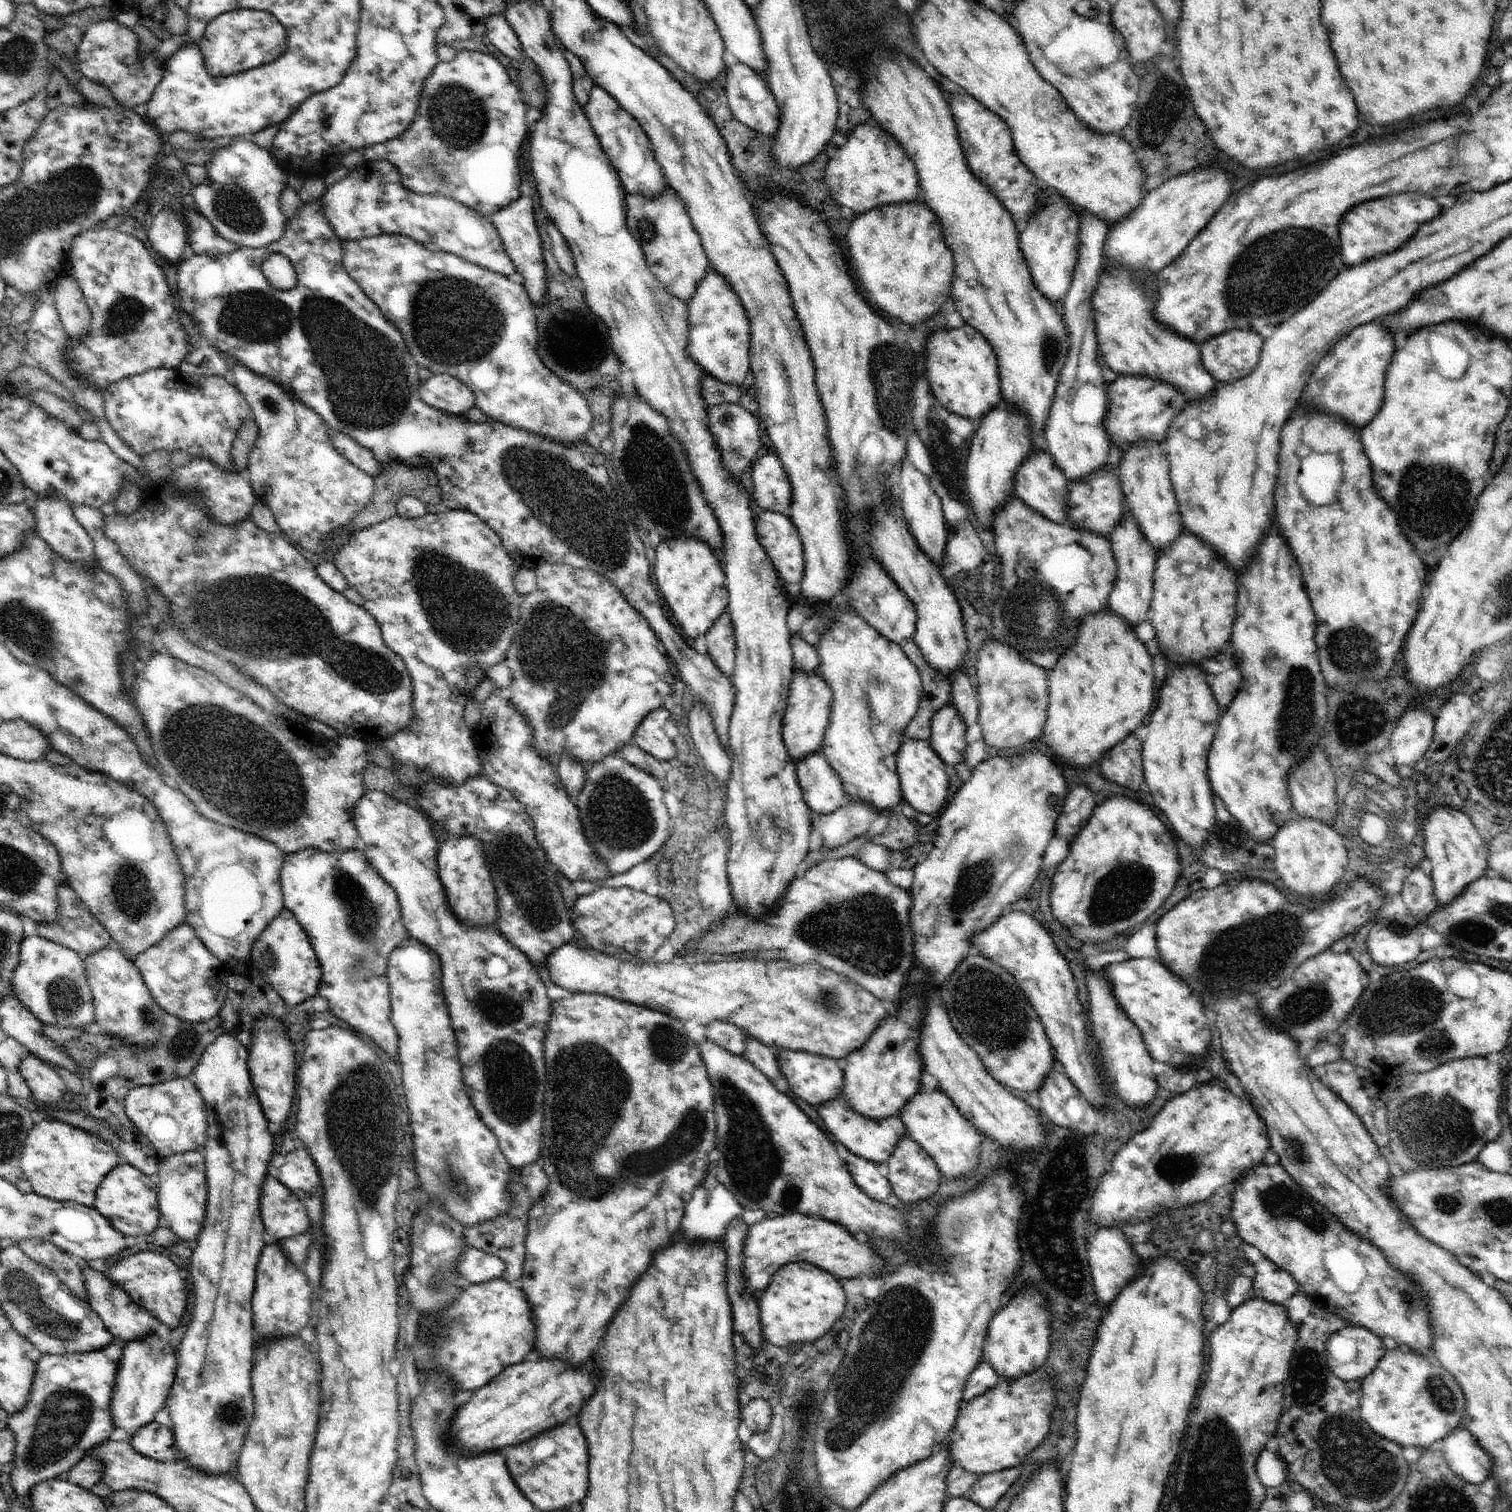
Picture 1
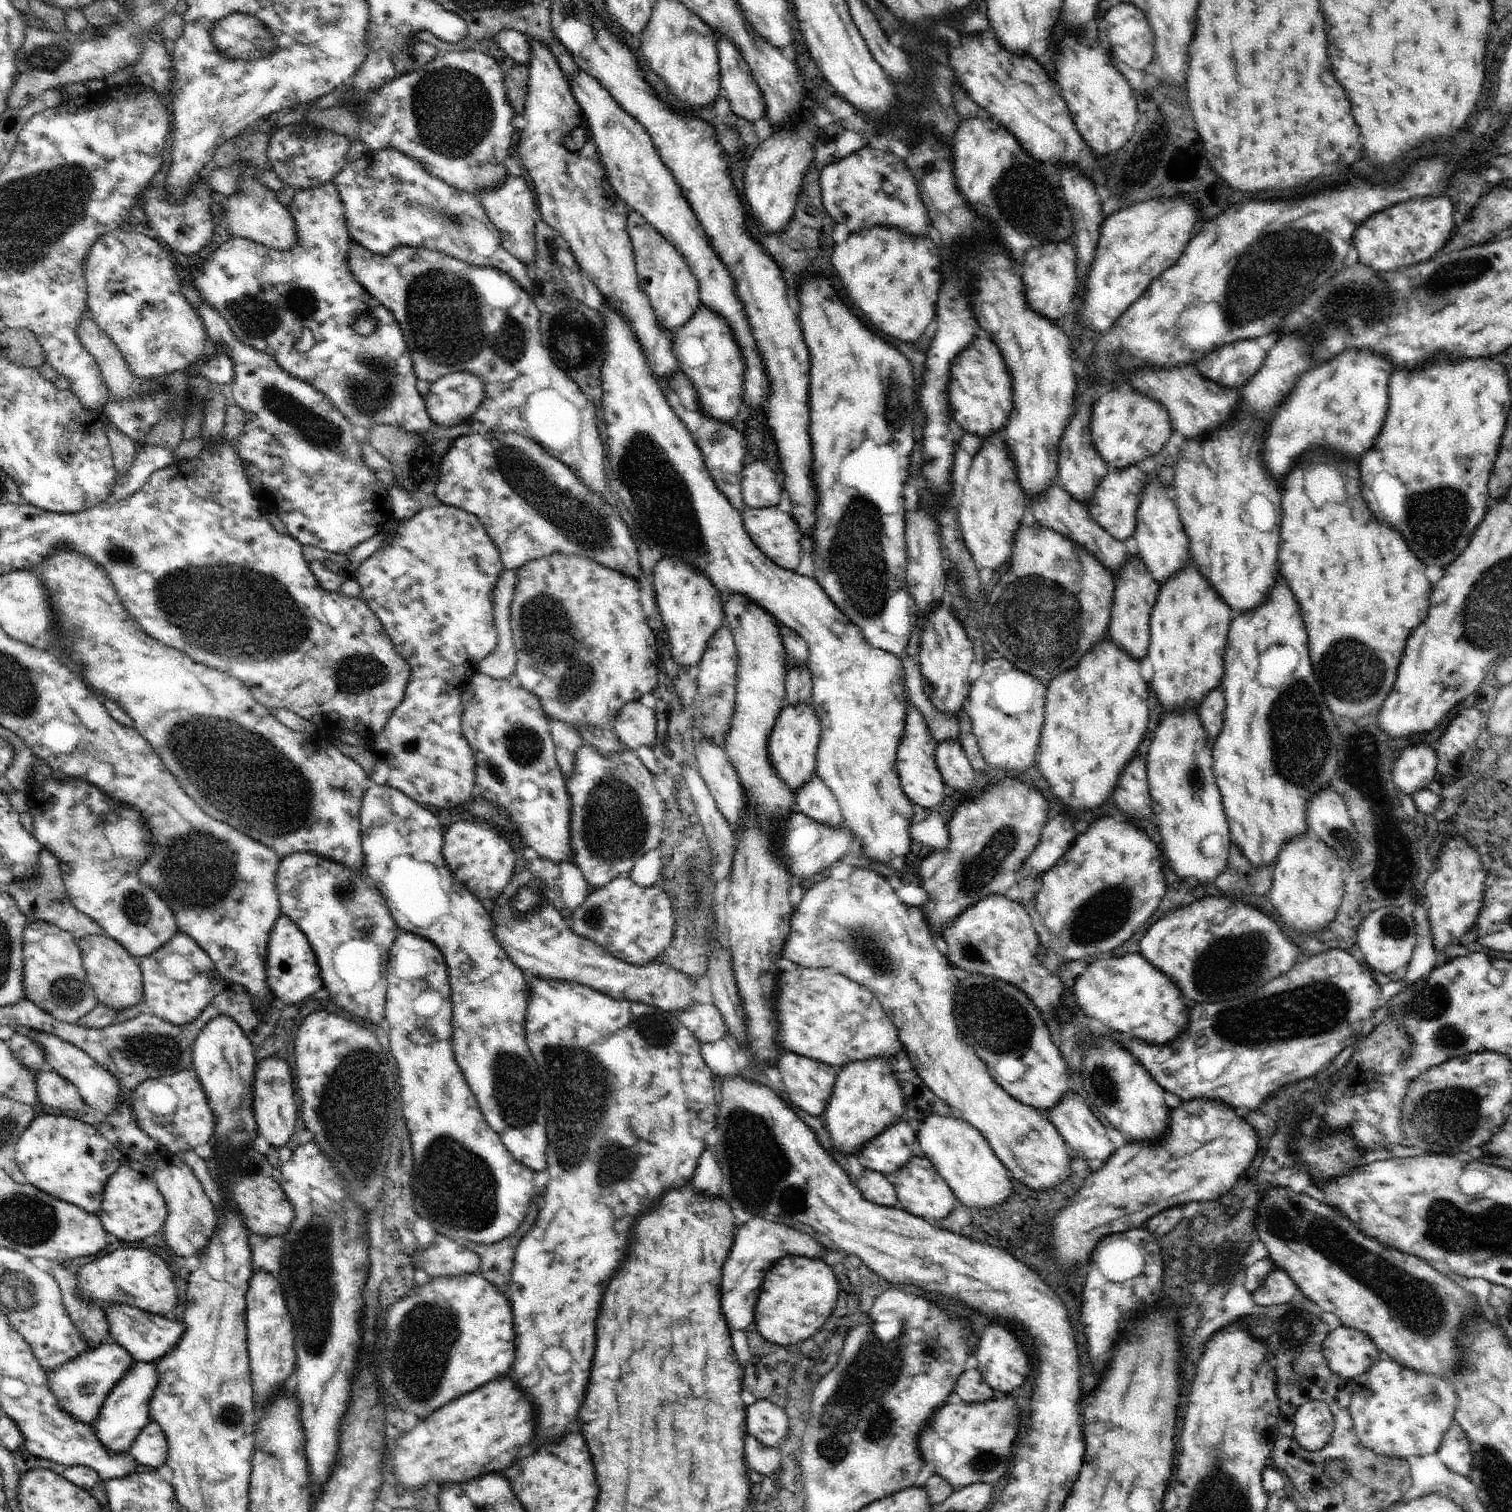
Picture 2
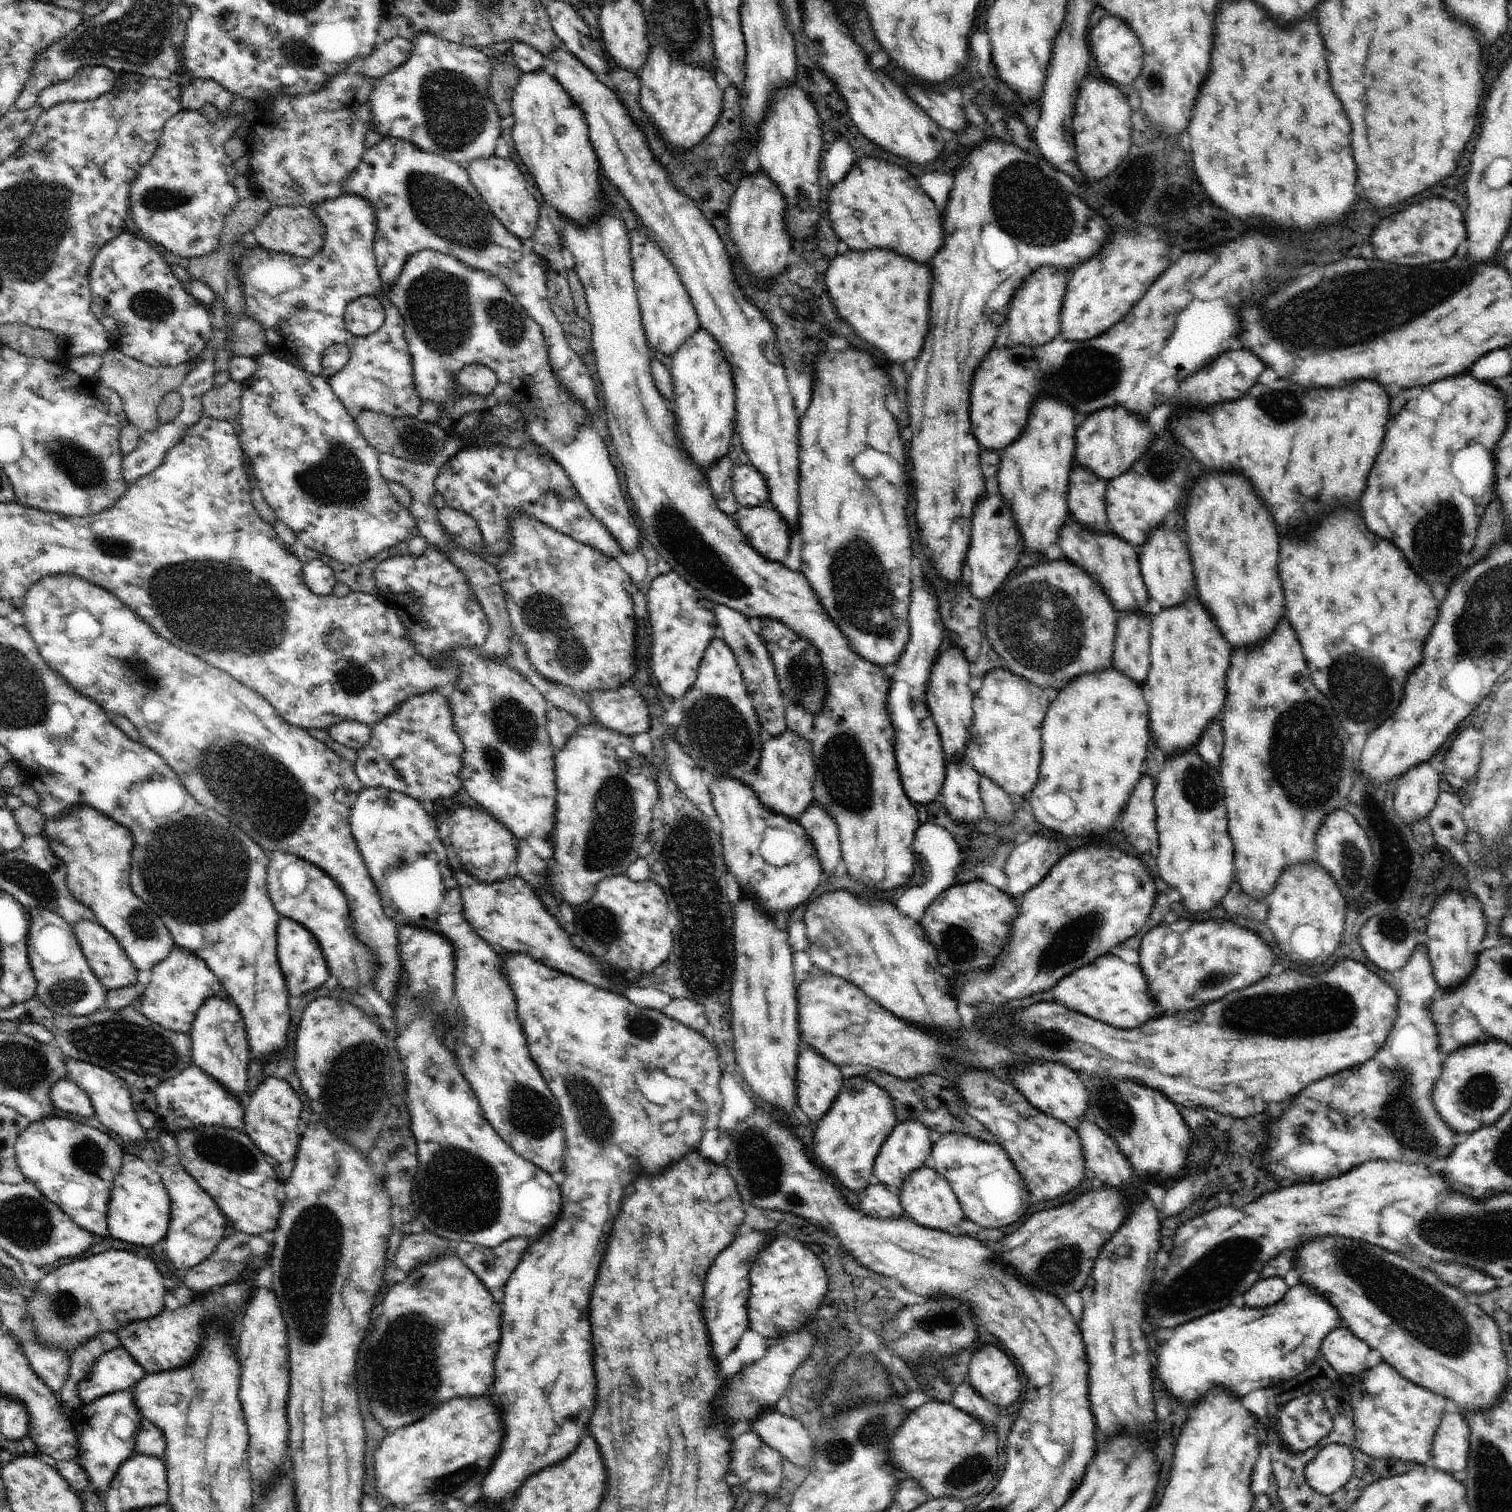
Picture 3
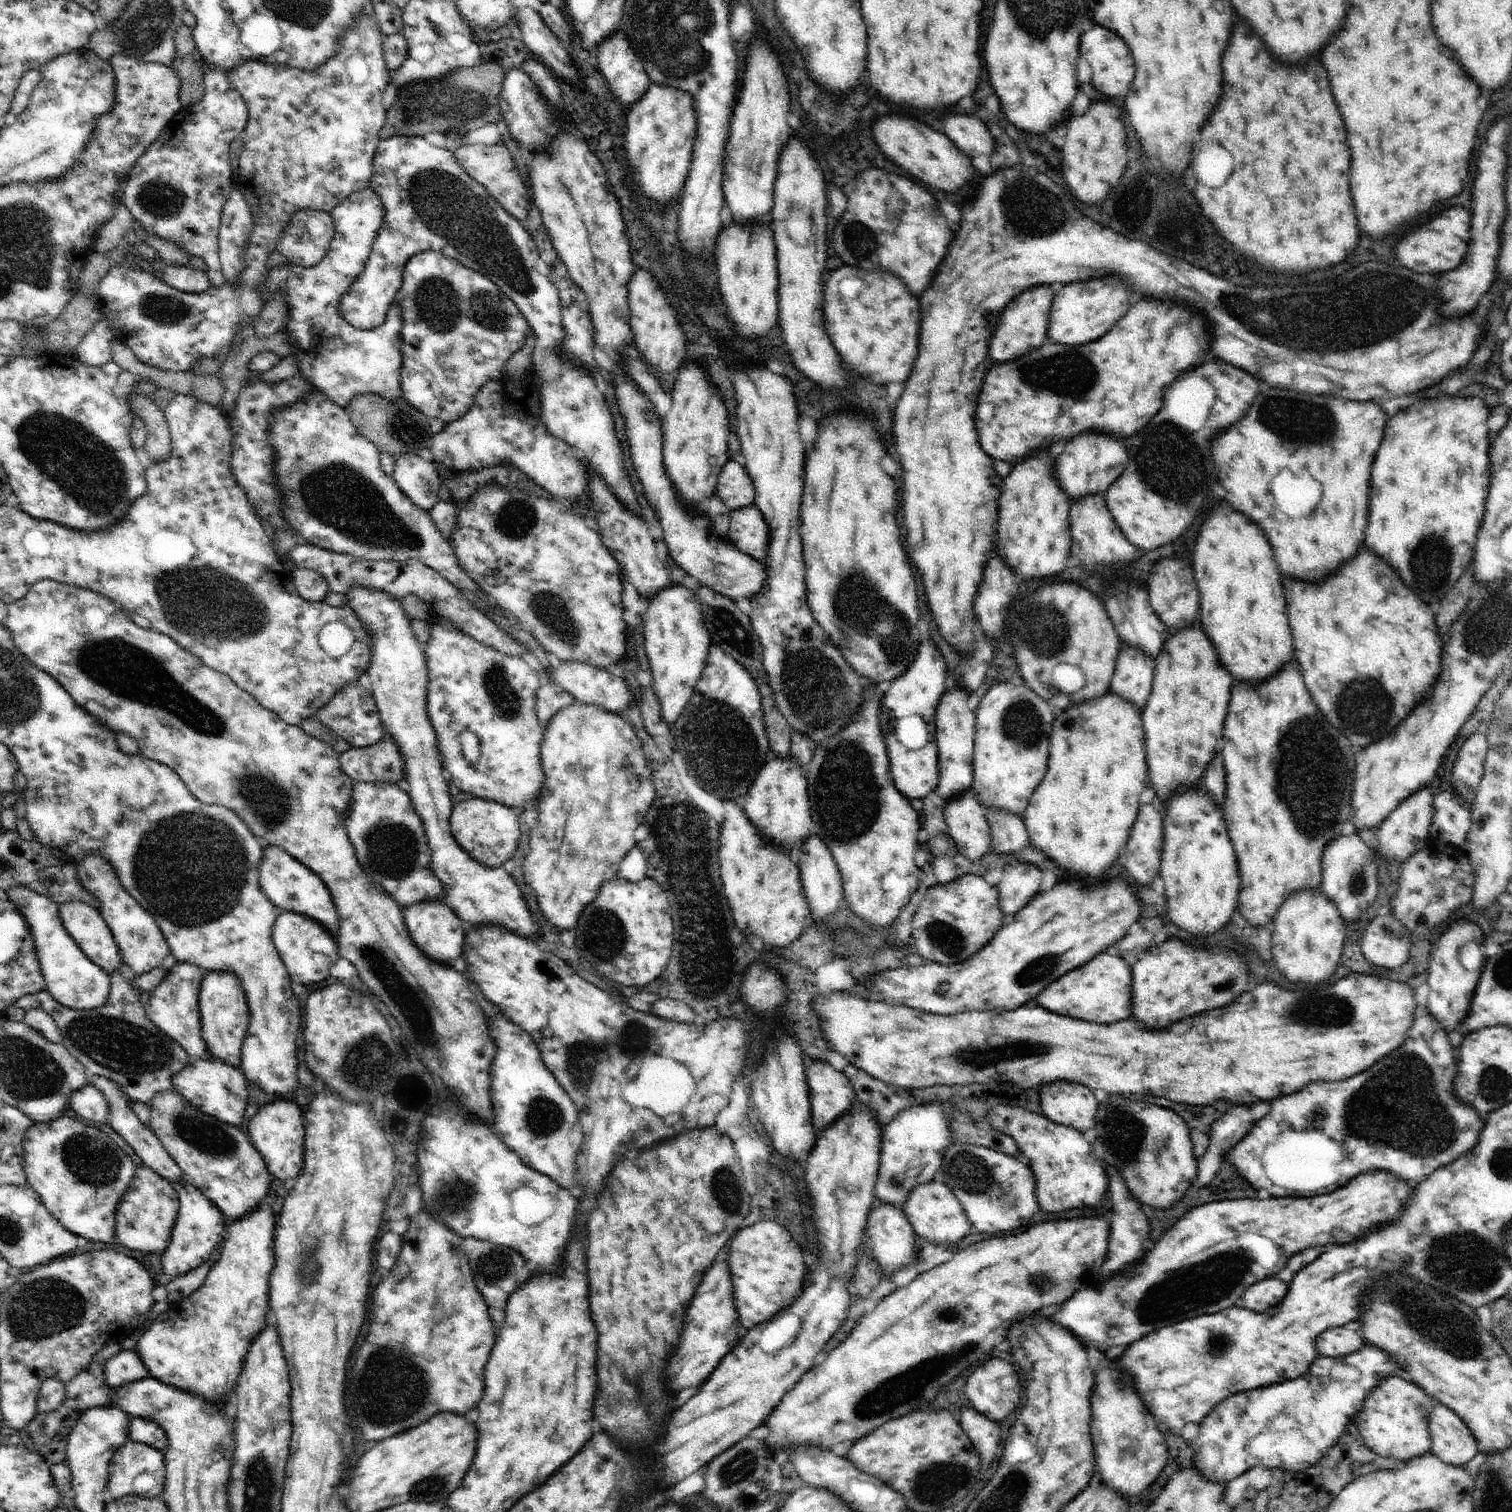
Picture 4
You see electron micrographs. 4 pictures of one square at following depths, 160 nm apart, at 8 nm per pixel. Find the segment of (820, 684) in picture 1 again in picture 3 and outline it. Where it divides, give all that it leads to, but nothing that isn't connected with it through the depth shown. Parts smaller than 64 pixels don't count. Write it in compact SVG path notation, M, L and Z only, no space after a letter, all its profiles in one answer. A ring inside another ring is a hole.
M786 729L763 743L758 778L750 786L758 793L759 801L762 801L767 809L786 815L789 823L796 824L806 807L815 802L815 776L816 764L811 739Z

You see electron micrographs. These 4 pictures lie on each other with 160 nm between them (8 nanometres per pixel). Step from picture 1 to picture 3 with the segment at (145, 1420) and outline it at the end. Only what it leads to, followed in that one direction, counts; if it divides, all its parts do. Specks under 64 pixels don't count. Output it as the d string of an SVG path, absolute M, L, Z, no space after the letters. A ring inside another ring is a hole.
M132 1385L124 1390L104 1395L89 1405L80 1407L75 1414L73 1425L79 1436L79 1457L76 1461L89 1478L88 1490L97 1491L97 1496L103 1498L118 1469L135 1452L135 1436L138 1434L143 1414L138 1405L135 1405L134 1389L135 1385Z

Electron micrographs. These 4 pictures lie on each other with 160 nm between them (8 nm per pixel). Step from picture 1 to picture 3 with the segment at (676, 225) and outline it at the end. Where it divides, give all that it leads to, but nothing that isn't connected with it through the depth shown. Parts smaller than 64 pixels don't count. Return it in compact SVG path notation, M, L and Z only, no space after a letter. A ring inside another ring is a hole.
M630 230L628 234L634 258L634 282L638 288L643 329L646 330L648 340L654 342L654 348L671 357L701 327L692 297L686 286L680 282L678 270L652 238L642 234L640 230Z

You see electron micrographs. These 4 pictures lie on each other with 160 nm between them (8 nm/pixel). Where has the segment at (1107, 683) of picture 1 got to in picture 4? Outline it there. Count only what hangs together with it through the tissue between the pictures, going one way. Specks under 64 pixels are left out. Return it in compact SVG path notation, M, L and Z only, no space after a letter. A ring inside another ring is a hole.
M1114 691L1105 692L1100 698L1070 706L1052 722L1050 736L1050 760L1048 772L1042 784L1035 788L1030 797L1023 819L1030 836L1030 842L1044 850L1050 860L1070 870L1076 878L1094 876L1102 878L1106 868L1118 858L1118 850L1130 836L1130 826L1138 814L1138 800L1148 780L1146 742L1140 710L1132 702L1118 698Z

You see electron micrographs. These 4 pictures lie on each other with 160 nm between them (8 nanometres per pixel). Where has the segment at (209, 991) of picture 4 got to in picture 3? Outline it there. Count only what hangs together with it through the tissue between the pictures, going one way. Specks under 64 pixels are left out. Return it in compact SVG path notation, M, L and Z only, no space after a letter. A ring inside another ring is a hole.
M210 997L198 1010L190 1034L191 1062L217 1080L243 1106L248 1106L251 1095L247 1093L246 1074L251 1062L251 1046L237 1005L230 998Z

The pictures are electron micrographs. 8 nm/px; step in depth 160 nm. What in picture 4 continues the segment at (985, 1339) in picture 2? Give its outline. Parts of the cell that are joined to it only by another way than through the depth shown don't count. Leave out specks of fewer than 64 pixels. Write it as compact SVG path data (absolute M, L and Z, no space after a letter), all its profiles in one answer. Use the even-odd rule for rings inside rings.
M989 1358L978 1364L965 1384L965 1396L984 1417L1004 1420L1020 1402L1020 1378L1002 1358Z

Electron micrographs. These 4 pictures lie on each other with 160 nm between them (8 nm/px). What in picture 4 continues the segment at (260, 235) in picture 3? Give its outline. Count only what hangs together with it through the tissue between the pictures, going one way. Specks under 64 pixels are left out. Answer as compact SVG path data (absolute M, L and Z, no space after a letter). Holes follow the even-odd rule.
M300 209L291 214L275 249L291 263L311 267L326 256L334 235L335 224L330 213Z

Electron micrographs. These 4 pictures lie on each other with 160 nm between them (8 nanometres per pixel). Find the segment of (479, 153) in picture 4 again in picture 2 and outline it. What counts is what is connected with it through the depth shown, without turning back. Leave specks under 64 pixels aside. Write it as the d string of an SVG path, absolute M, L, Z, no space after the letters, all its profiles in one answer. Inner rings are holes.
M508 175L508 178L500 187L483 191L483 196L480 198L485 208L486 216L498 229L501 236L501 245L526 266L534 263L537 255L535 222L538 211L536 210L536 204L534 204L534 194L532 194L530 186L526 184L526 180Z

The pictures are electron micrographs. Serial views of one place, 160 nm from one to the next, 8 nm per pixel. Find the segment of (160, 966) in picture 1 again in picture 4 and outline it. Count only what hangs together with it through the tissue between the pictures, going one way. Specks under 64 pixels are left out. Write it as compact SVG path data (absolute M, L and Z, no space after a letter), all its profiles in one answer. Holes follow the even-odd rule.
M177 962L165 975L163 981L150 991L146 1004L148 1018L187 1052L188 1059L210 1059L206 1043L201 1037L199 994L206 973L189 962Z

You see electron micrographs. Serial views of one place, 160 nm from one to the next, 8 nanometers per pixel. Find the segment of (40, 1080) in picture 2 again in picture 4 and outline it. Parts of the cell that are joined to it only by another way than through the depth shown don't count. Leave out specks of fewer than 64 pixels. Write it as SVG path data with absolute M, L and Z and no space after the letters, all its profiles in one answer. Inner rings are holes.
M90 1082L70 1095L69 1108L88 1122L107 1123L109 1111L107 1100Z

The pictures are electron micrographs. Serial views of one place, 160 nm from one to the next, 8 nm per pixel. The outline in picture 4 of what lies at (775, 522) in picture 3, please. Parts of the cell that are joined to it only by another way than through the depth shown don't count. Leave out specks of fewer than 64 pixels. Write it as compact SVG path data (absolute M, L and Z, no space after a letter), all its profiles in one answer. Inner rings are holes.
M756 505L731 511L727 536L732 544L757 561L764 562L768 550L769 526Z

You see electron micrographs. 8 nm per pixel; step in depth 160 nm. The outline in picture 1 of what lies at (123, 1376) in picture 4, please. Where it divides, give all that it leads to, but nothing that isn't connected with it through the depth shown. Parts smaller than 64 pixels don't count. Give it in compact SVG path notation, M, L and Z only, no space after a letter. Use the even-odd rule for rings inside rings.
M113 1343L102 1350L89 1353L66 1353L63 1355L41 1353L41 1359L34 1371L30 1398L20 1413L11 1414L7 1426L16 1440L13 1467L9 1474L10 1485L15 1496L21 1499L25 1507L31 1508L31 1490L34 1486L38 1483L58 1479L62 1472L68 1473L87 1455L87 1451L117 1436L118 1432L109 1405L112 1402L122 1357L123 1348Z

